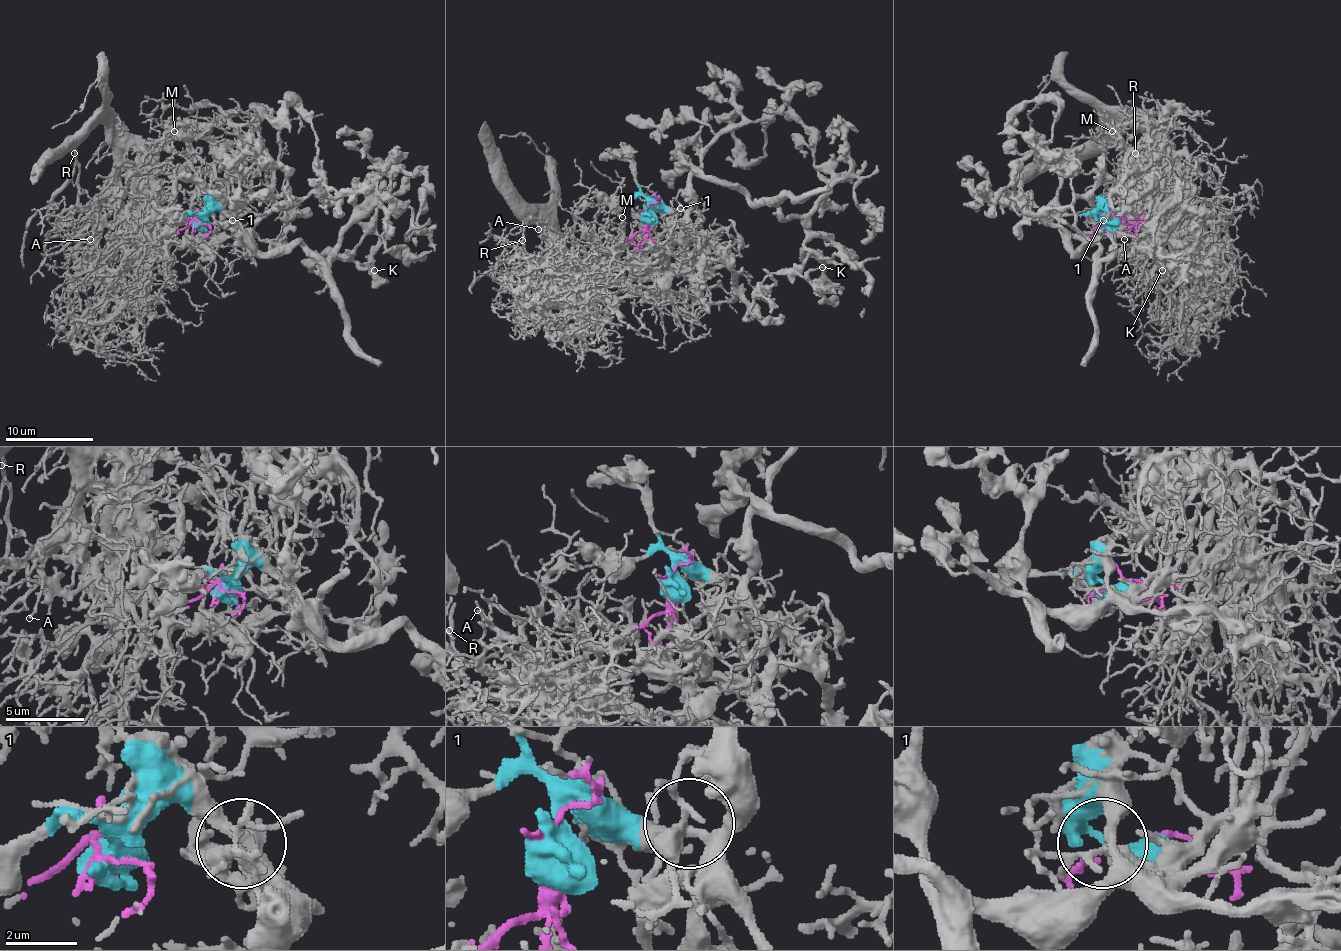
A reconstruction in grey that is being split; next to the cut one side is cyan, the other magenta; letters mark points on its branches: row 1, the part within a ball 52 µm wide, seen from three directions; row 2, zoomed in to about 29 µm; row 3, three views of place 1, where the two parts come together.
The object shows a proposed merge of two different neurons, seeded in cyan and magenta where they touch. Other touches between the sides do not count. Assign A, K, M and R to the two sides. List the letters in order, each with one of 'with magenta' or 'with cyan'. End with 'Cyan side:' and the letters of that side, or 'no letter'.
A: with magenta
K: with cyan
M: with magenta
R: with magenta
Cyan side: K

